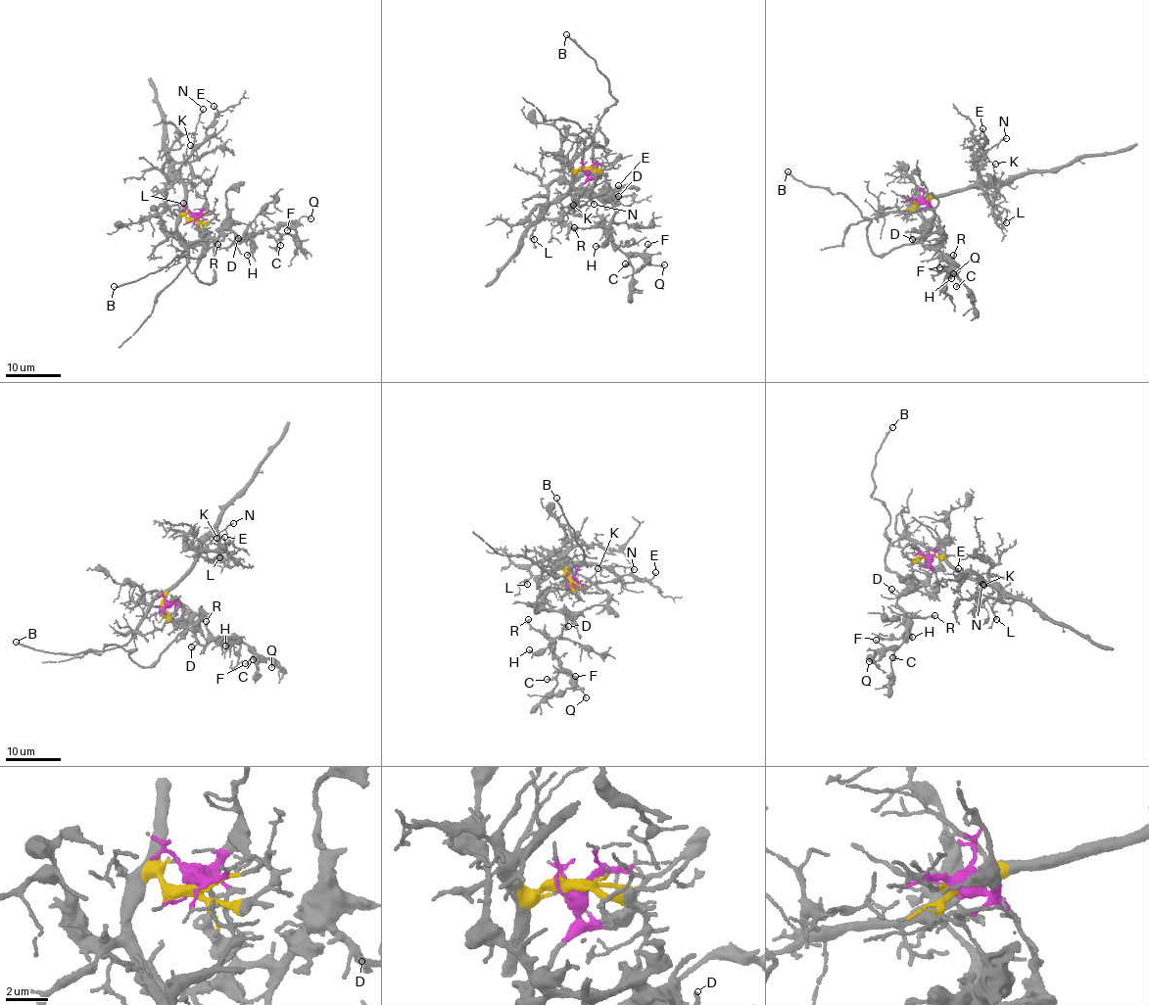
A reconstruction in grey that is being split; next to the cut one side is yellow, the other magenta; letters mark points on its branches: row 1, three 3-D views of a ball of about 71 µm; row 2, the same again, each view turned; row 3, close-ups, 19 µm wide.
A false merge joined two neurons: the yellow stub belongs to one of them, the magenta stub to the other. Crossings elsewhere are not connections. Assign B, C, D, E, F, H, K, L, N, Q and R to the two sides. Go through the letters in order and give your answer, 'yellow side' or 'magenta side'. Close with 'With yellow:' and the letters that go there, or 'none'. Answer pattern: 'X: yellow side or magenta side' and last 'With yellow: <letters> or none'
B: magenta side
C: magenta side
D: magenta side
E: yellow side
F: magenta side
H: magenta side
K: yellow side
L: yellow side
N: yellow side
Q: magenta side
R: magenta side
With yellow: E, K, L, N

